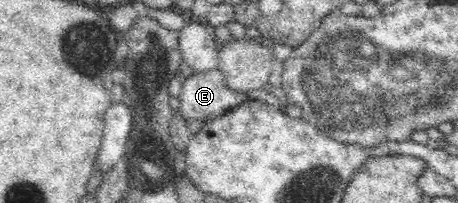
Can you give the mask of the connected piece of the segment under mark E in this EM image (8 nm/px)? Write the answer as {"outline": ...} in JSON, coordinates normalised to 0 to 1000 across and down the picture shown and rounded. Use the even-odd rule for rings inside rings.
{"outline":[[[476,340],[400,384],[389,493],[395,567],[417,626],[432,621],[430,596],[443,611],[459,576],[483,576],[537,493],[535,458],[509,453],[496,429],[491,374]]]}

